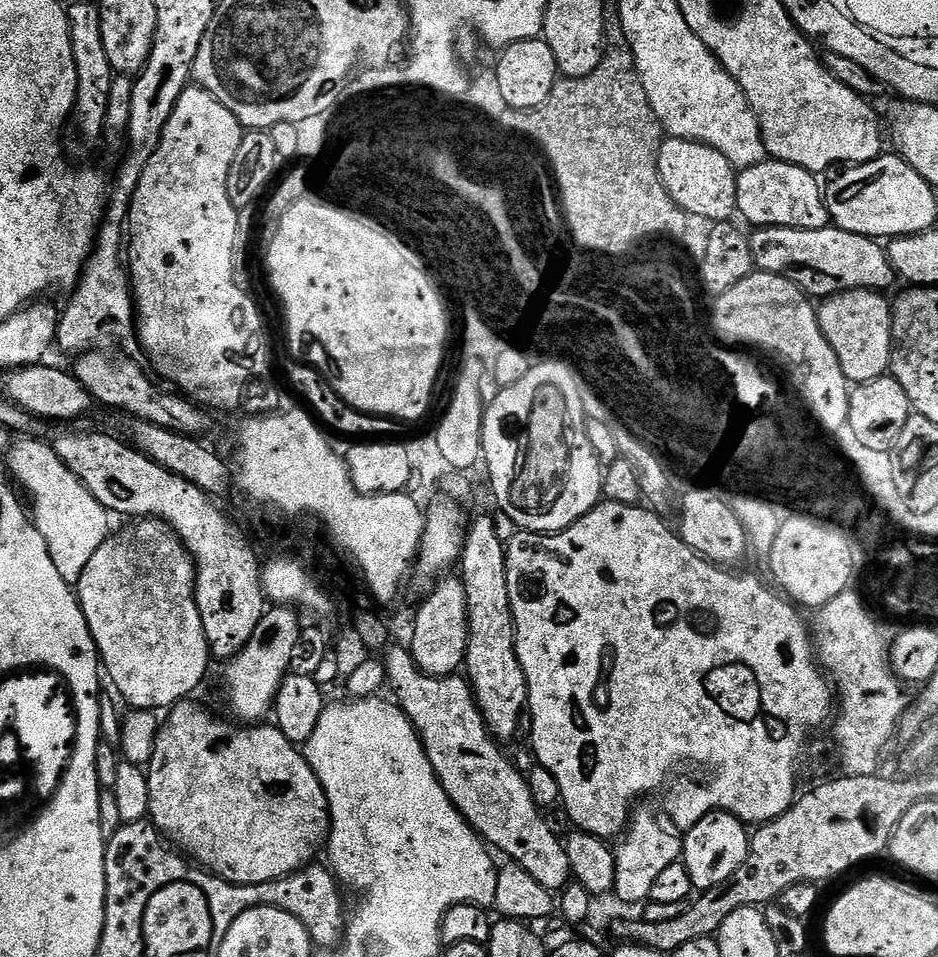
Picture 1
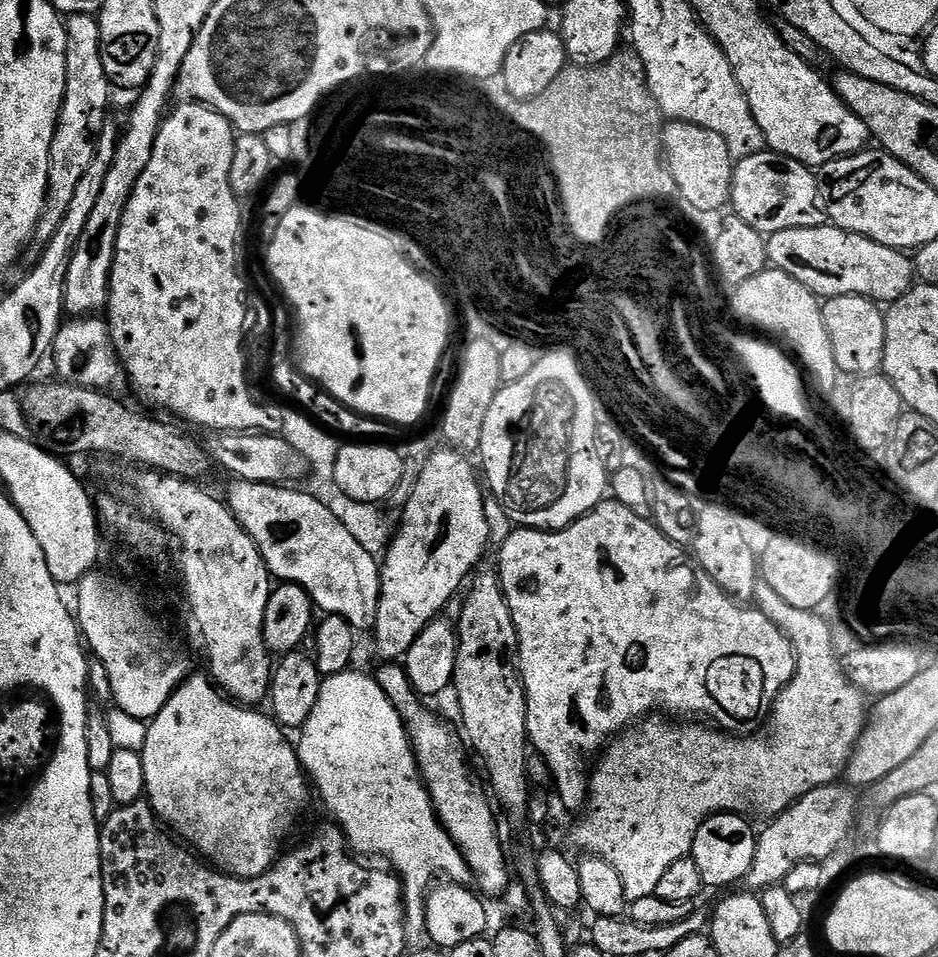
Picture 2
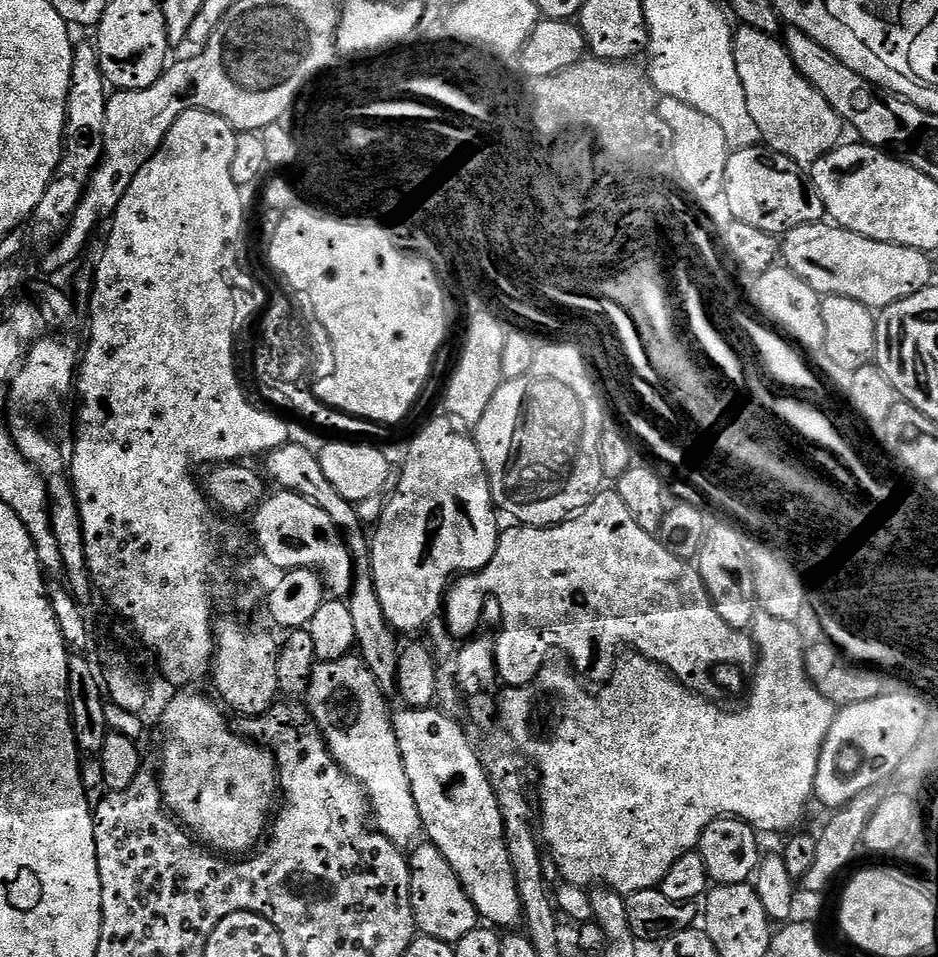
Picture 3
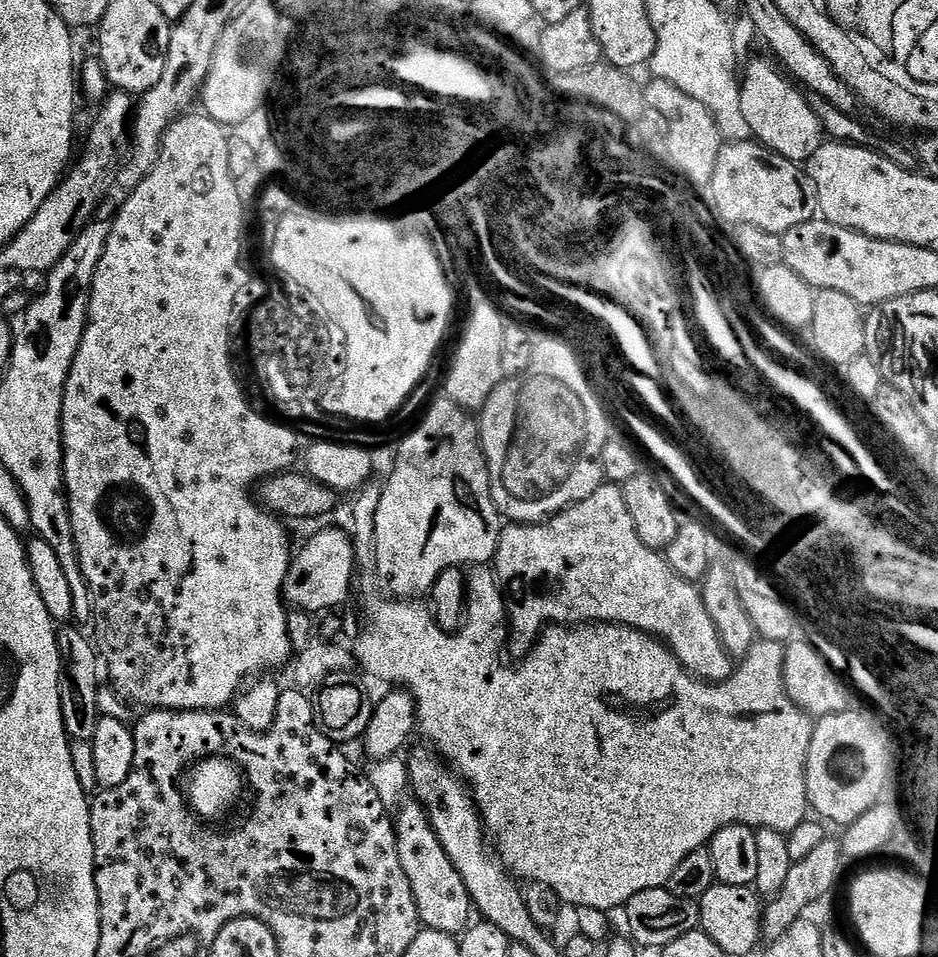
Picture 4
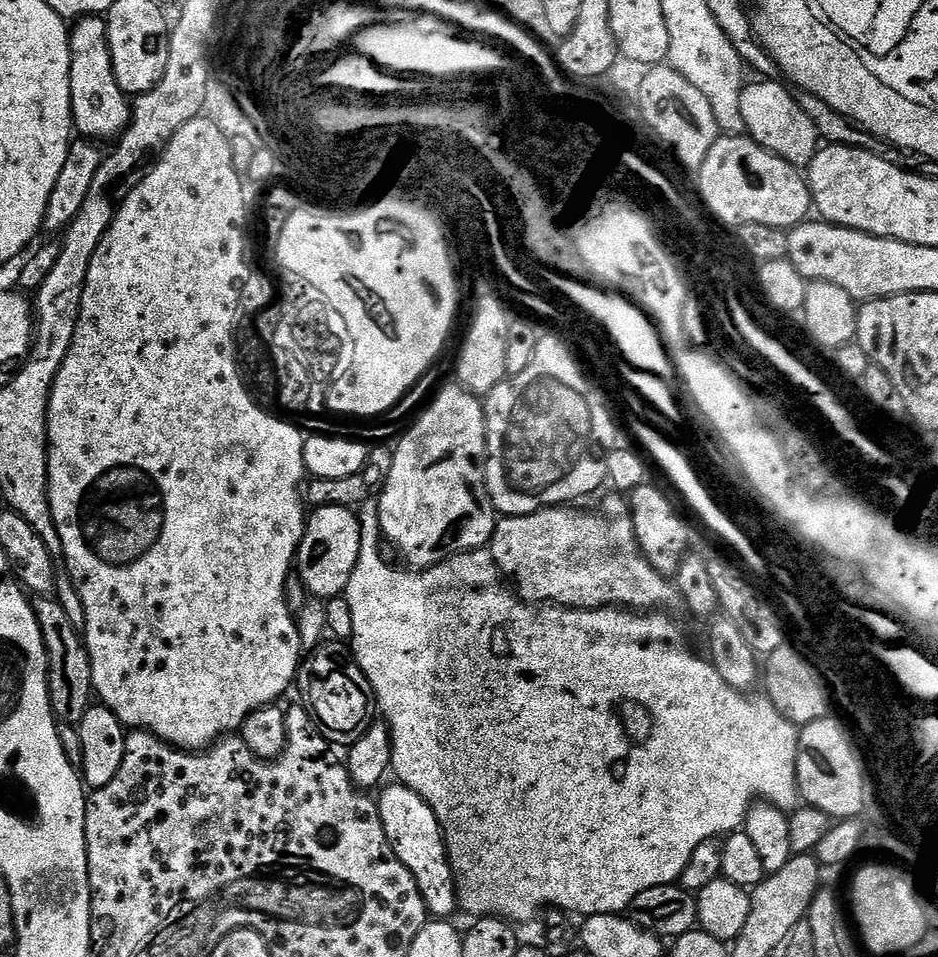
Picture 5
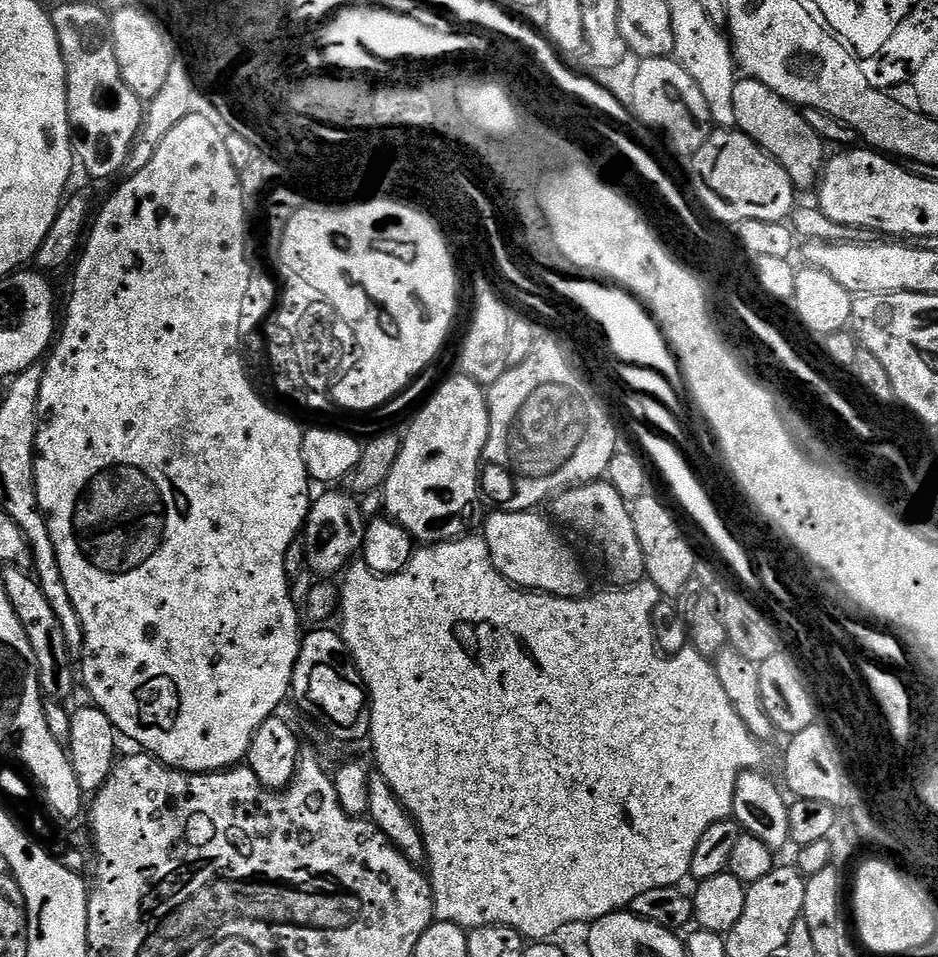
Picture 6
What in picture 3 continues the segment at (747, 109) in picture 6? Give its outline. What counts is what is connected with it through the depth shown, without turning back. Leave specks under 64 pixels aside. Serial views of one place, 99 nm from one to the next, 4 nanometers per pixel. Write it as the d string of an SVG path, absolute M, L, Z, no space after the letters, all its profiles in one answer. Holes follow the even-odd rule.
M743 26L735 29L732 37L732 53L734 66L738 66L738 78L742 78L742 90L746 90L746 106L750 106L750 118L754 118L760 131L760 139L773 152L790 158L795 164L811 166L817 164L827 152L832 152L841 143L840 135L846 132L846 125L835 110L798 74L787 48L777 37L762 34L762 30L754 30Z

